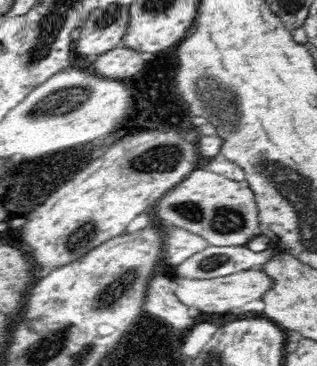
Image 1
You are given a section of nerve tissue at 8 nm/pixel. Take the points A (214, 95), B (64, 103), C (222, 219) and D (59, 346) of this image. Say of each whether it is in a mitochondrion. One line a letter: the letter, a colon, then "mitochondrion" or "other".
A: mitochondrion
B: mitochondrion
C: mitochondrion
D: mitochondrion

